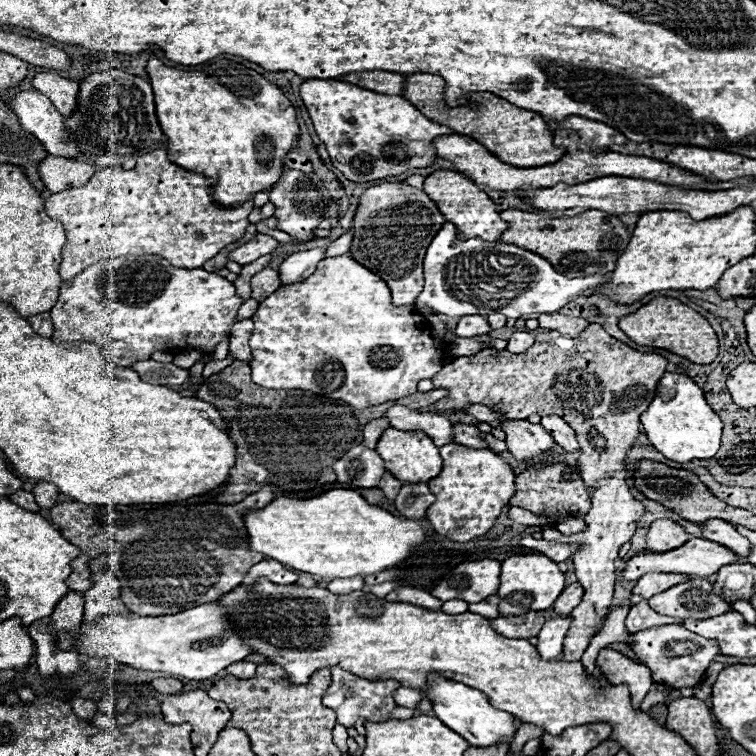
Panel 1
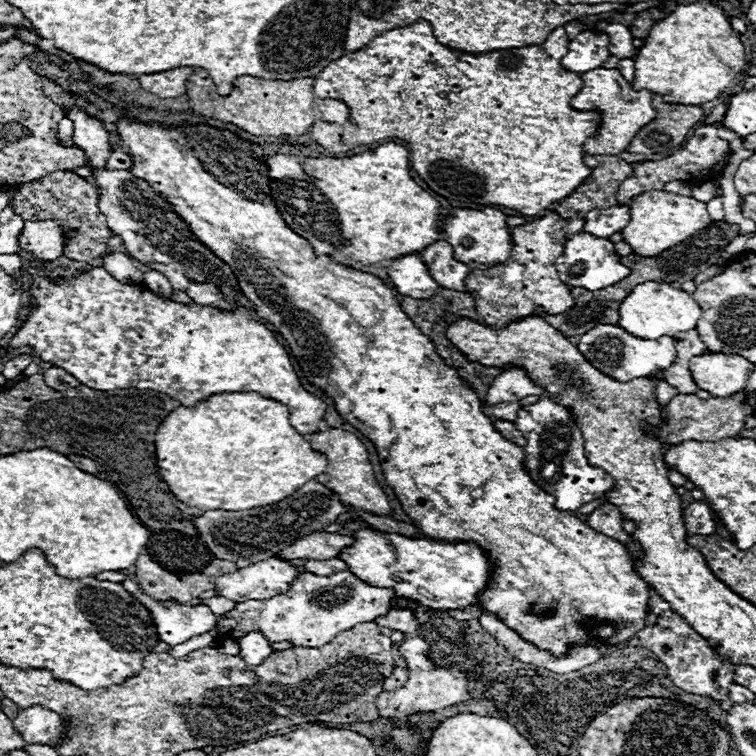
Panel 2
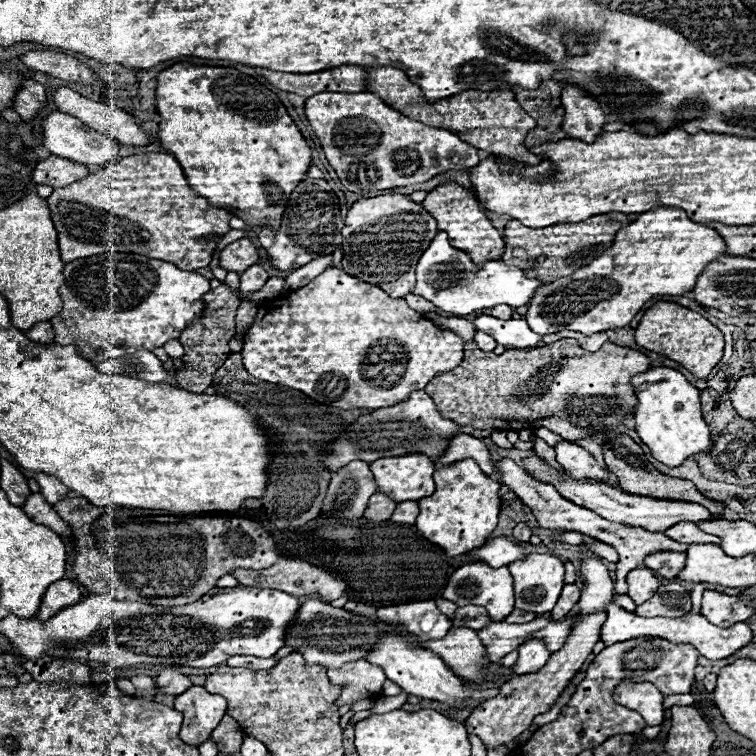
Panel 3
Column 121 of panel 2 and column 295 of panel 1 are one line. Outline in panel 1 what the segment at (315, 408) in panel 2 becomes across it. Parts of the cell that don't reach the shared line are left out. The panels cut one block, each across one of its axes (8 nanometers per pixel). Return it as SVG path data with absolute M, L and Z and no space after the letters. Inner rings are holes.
M350 254L324 258L310 278L280 286L272 296L262 300L252 322L252 380L264 388L308 390L364 410L414 394L420 380L432 378L442 368L442 352L426 320L412 306L394 306L388 284L378 274L360 266Z

